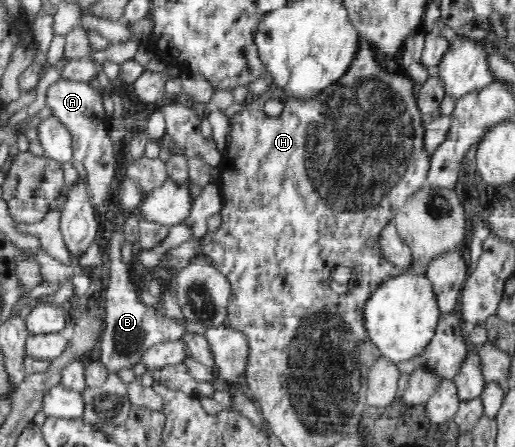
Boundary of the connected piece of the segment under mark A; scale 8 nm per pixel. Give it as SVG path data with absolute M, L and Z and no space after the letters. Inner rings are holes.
M60 78L52 83L46 91L46 103L52 115L62 122L70 132L73 156L83 163L87 175L87 187L90 201L94 207L104 205L112 192L114 179L117 173L117 159L114 145L110 140L110 120L106 115L106 108L102 98L89 82Z

